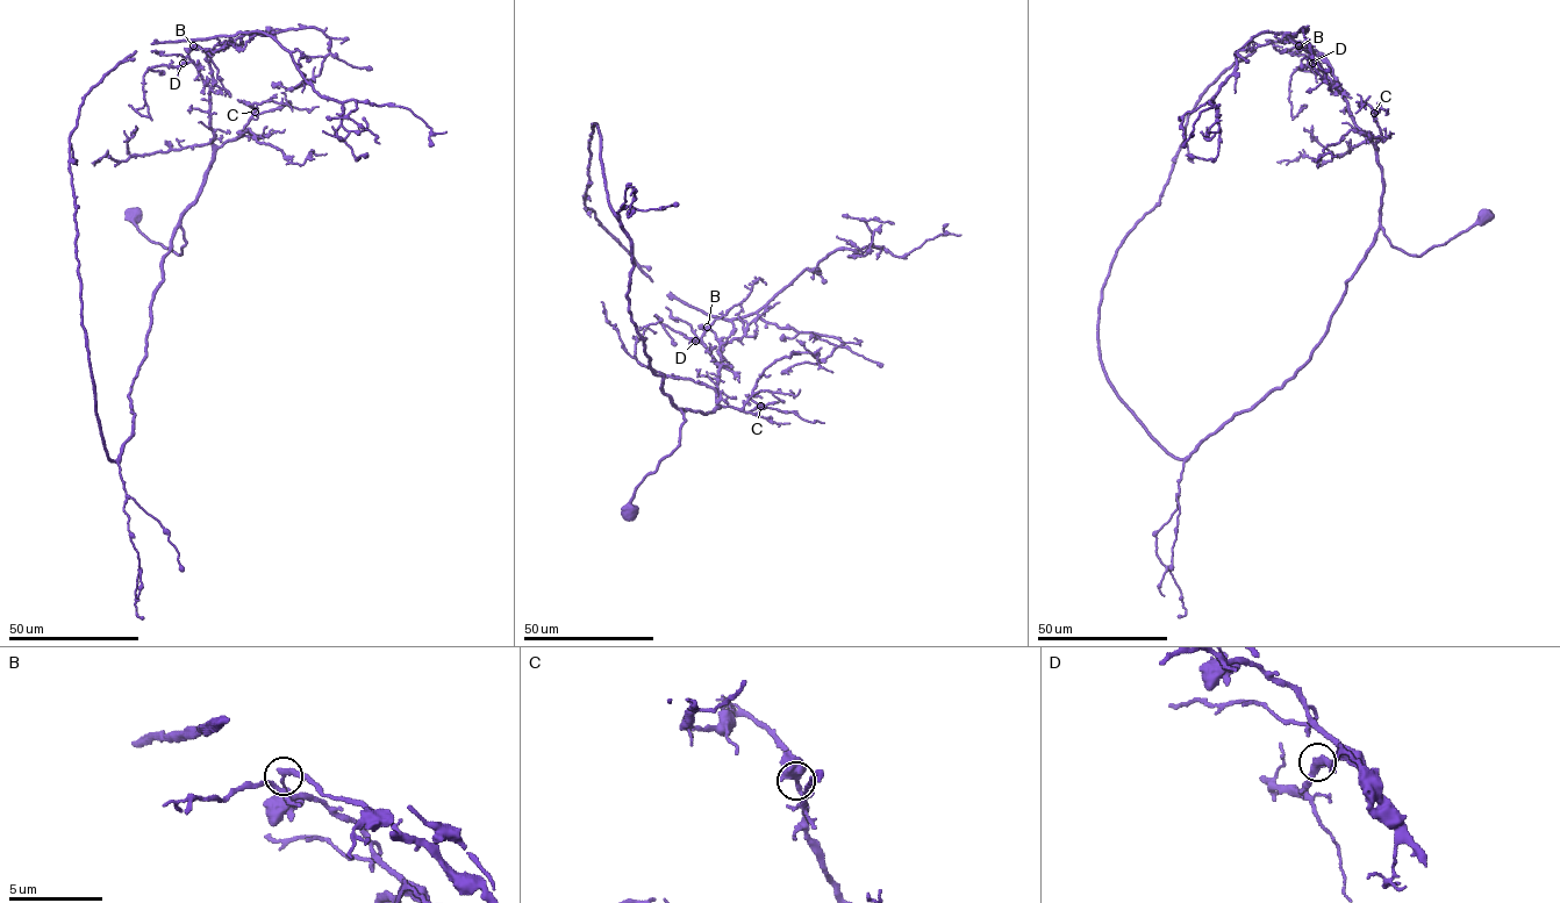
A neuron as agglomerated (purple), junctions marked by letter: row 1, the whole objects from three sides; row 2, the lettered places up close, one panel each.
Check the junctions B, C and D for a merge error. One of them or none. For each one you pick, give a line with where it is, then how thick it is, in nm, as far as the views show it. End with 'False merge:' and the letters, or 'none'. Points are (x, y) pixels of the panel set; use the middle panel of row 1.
False merge: none

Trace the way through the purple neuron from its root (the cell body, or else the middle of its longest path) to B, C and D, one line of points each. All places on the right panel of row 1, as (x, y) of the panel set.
B: (1485, 215), (1419, 256), (1395, 248), (1380, 223), (1383, 179), (1376, 147), (1355, 124), (1329, 66), (1299, 47)
C: (1485, 215), (1419, 256), (1395, 248), (1380, 223), (1383, 179), (1376, 144), (1381, 131), (1374, 113)
D: (1485, 215), (1419, 256), (1395, 248), (1380, 223), (1383, 179), (1376, 147), (1355, 124), (1345, 98), (1312, 63)

